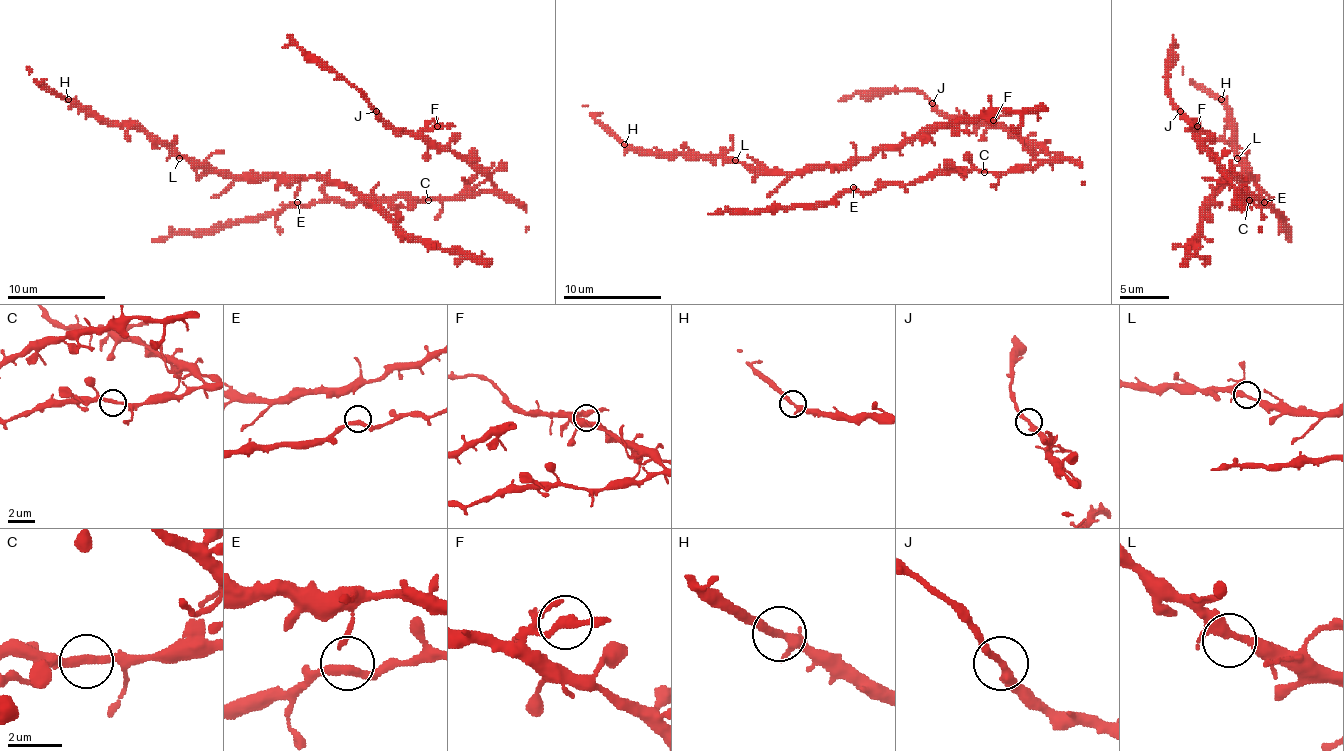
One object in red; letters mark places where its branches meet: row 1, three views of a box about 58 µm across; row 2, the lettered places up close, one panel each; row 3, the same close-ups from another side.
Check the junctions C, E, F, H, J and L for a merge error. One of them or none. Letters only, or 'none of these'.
none of these

